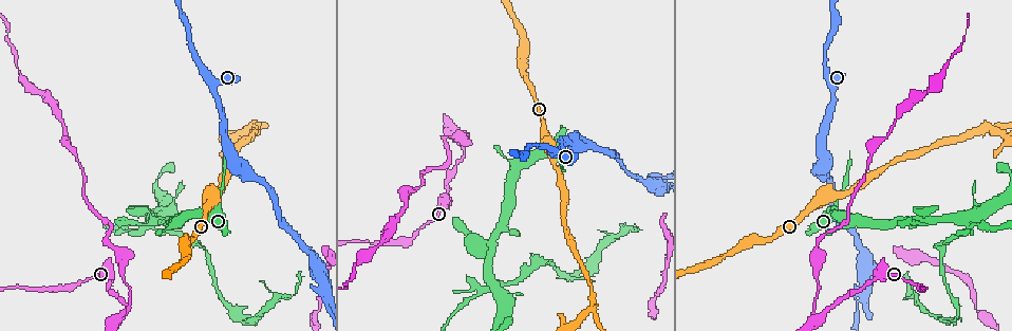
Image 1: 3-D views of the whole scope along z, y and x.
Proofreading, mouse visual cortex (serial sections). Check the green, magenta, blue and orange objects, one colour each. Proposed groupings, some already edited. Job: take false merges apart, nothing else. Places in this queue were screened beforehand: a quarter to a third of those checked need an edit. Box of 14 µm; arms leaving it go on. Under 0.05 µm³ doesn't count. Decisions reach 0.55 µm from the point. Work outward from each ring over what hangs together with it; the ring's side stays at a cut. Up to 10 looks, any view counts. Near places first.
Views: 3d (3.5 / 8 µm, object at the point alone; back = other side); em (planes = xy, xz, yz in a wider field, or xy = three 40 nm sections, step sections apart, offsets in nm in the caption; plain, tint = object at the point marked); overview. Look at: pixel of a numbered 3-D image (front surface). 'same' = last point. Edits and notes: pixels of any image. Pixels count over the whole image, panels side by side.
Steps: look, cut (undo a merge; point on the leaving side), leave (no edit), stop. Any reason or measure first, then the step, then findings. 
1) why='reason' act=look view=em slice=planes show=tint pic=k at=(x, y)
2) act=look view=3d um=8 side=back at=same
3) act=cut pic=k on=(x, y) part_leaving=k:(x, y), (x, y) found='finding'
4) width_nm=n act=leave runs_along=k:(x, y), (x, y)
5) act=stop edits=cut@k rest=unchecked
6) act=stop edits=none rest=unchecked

why='three arms meet' act=look view=3d um=3.5 pic=1 at=(820, 318)

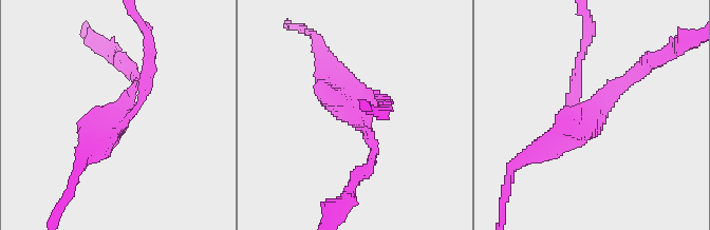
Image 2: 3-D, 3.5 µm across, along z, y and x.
act=look view=em slice=xy step=2 show=tint pic=2 at=(123, 113)

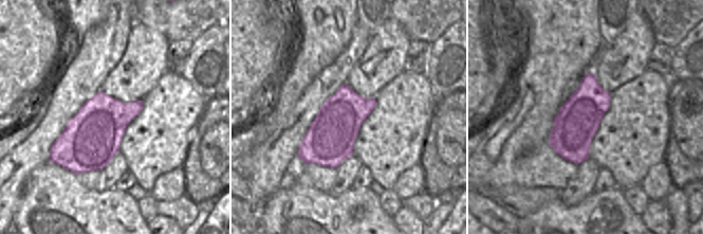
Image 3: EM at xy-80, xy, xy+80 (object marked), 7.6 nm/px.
width_nm=380 act=leave runs_along=2:(372, 161), (359, 113), (386, 102) found='one cell here'

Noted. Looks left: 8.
why='abrupt turn' act=look view=3d um=8 side=back pic=1 at=(320, 294)

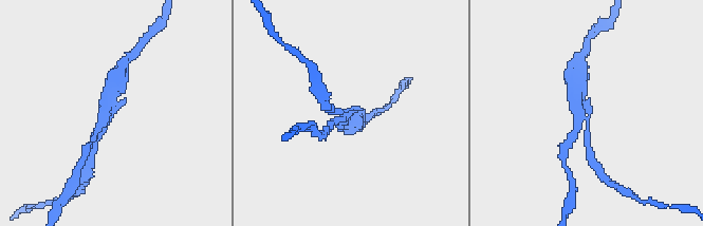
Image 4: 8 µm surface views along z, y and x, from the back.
act=look view=3d um=3.5 pic=4 at=(112, 111)

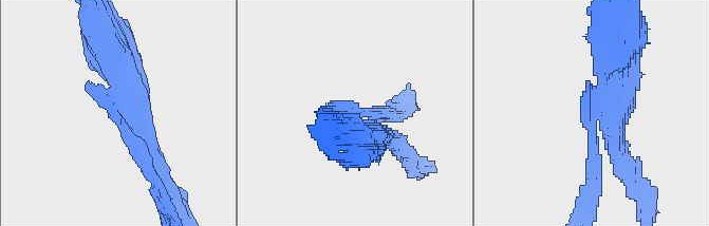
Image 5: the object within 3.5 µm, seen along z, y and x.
arm_widths_nm=200,300,350 act=cut pic=5 on=(592, 153) found='two cells meet here'

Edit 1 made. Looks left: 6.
why='looks like a crossing' act=look view=3d um=3.5 pic=1 at=(965, 219)

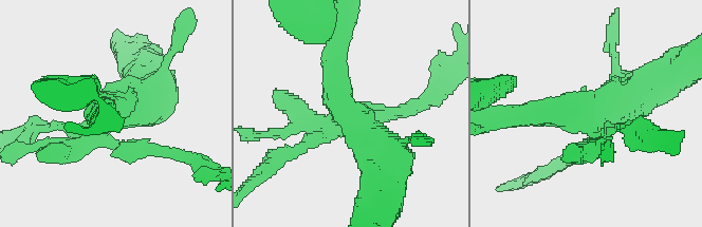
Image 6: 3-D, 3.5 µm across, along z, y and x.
why='now the EM' act=look view=em slice=xy step=2 show=tint pic=6 at=(342, 115)

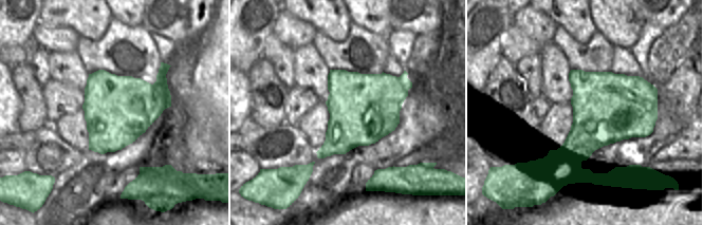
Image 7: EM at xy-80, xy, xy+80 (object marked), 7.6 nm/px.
width_nm=500 act=cut pic=6 on=(594, 151) part_leaving=6:(598, 136), (596, 144), (567, 159) found='two cells meet here'

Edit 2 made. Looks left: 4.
act=look view=overview

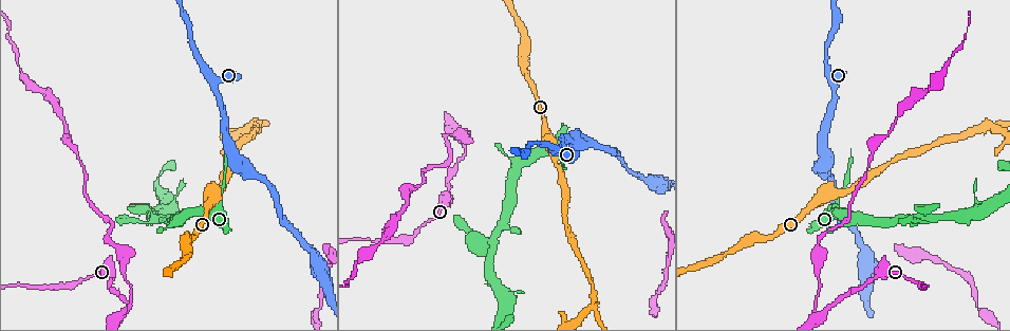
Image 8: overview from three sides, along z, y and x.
why='three-way junction' act=look view=3d um=3.5 pic=8 at=(989, 125)

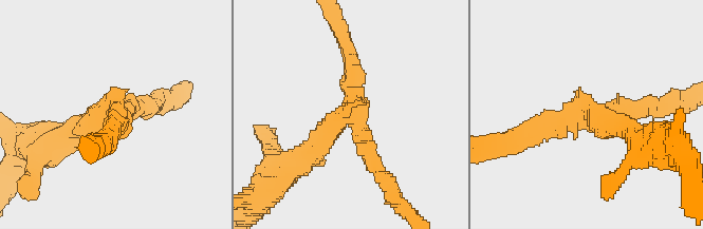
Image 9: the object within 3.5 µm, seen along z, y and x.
arms=3 arm_widths_nm=200,250,350 why='need the tissue' act=look view=em slice=xy step=2 show=tint pic=9 at=(353, 109)

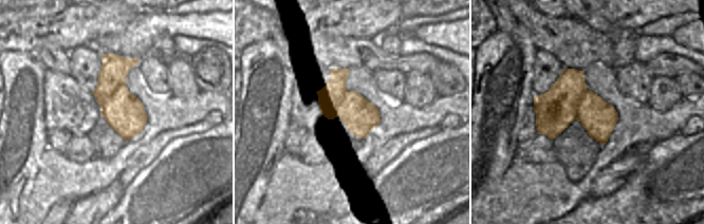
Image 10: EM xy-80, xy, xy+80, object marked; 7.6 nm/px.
act=cut pic=9 on=(317, 142) part_leaving=9:(346, 115), (297, 164), (275, 164) found='two cells meet here'

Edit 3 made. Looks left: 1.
act=stop edits=cut@5,cut@6,cut@9 rest=unchecked

